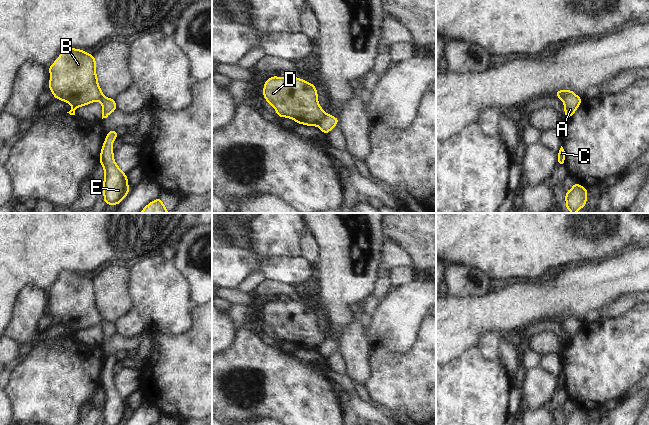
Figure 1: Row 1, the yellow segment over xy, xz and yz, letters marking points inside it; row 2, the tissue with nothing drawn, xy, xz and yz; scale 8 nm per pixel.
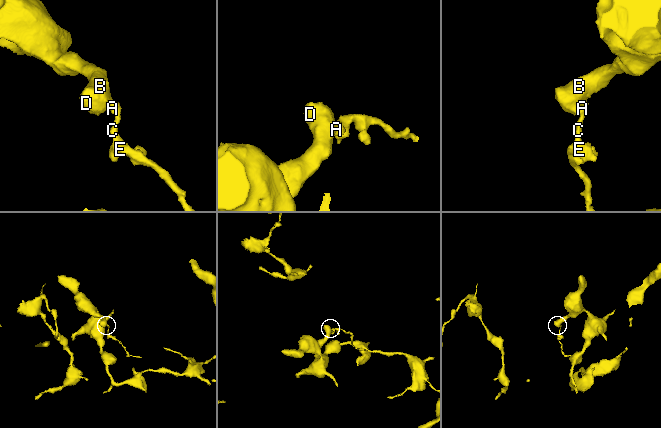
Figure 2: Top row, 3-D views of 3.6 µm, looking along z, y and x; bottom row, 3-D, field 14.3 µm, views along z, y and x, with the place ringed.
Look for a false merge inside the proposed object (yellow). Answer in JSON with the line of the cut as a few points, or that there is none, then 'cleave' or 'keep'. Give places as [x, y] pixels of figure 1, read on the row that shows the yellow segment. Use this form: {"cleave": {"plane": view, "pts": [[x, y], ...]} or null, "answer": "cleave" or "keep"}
{"cleave": {"plane": "xz", "pts": [[327, 113], [318, 126]]}, "answer": "cleave"}

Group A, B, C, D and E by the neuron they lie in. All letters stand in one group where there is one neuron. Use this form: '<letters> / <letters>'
A C E / B D

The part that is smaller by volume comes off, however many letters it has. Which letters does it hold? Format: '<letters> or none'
A, C, E

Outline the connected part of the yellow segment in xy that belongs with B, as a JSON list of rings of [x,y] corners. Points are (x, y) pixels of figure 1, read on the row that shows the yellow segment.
[[[64,47],[59,57],[48,67],[50,80],[48,88],[54,99],[67,102],[73,108],[67,112],[75,115],[75,109],[86,106],[95,101],[100,101],[104,96],[96,74],[96,58],[84,50]]]

